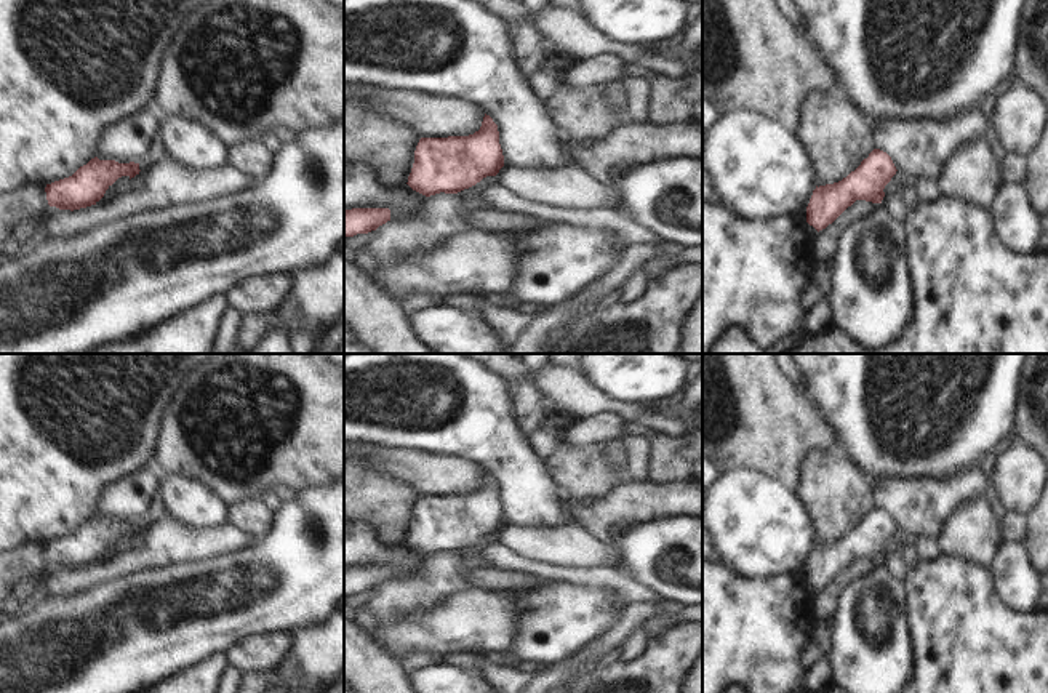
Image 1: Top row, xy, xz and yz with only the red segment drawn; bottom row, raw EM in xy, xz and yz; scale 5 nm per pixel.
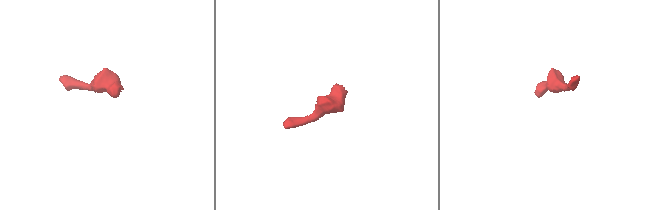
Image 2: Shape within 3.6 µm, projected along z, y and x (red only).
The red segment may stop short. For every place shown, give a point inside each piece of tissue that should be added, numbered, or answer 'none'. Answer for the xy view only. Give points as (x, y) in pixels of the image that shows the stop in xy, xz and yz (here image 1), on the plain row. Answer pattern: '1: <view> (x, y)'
none

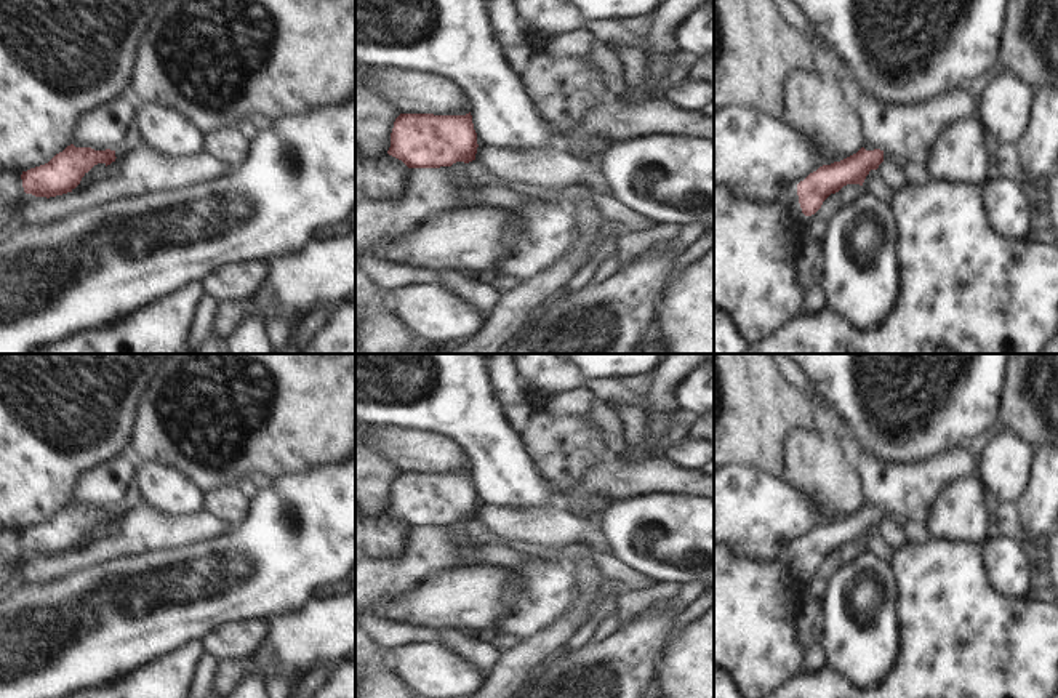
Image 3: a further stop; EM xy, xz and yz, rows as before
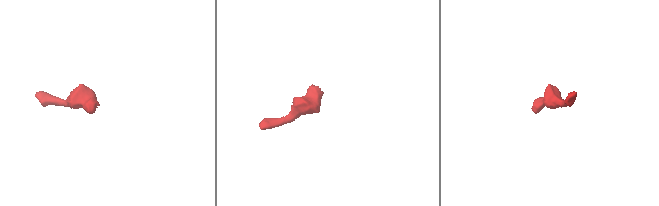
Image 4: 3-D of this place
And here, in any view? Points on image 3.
1: yz (789, 556)

